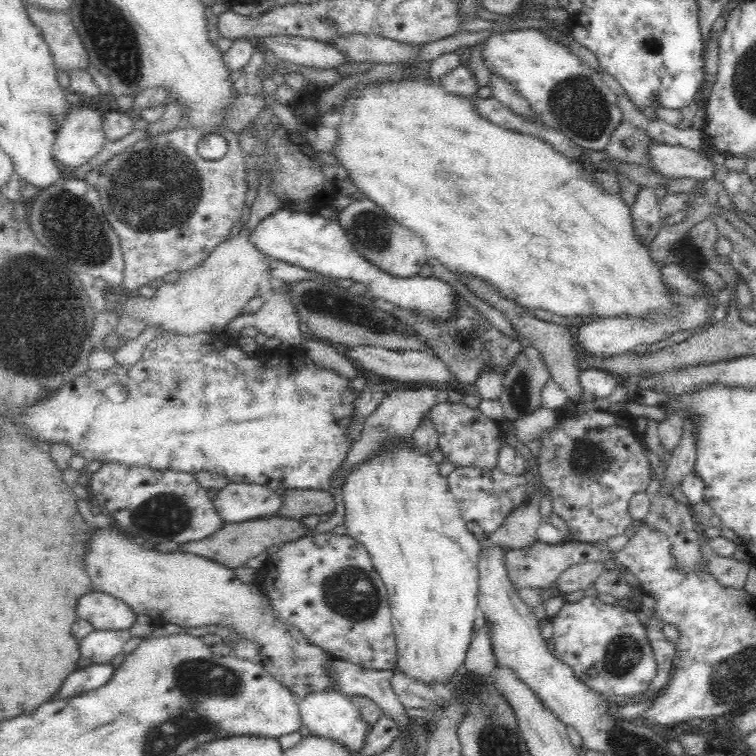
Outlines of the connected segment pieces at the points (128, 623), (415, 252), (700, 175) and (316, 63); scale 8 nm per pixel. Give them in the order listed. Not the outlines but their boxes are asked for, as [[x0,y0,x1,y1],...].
[[76,591,137,630],[338,198,428,278],[648,143,716,182],[254,35,350,68]]

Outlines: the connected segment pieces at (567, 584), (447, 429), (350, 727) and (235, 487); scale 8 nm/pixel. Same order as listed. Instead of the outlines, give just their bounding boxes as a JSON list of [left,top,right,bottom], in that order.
[[553,558,609,594],[429,402,506,468],[295,690,370,752],[212,481,282,523]]

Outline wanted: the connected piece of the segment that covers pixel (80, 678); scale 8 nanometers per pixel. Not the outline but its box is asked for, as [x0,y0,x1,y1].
[53,663,115,698]

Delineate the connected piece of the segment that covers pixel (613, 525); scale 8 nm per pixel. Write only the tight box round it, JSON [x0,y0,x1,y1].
[530,404,652,544]

